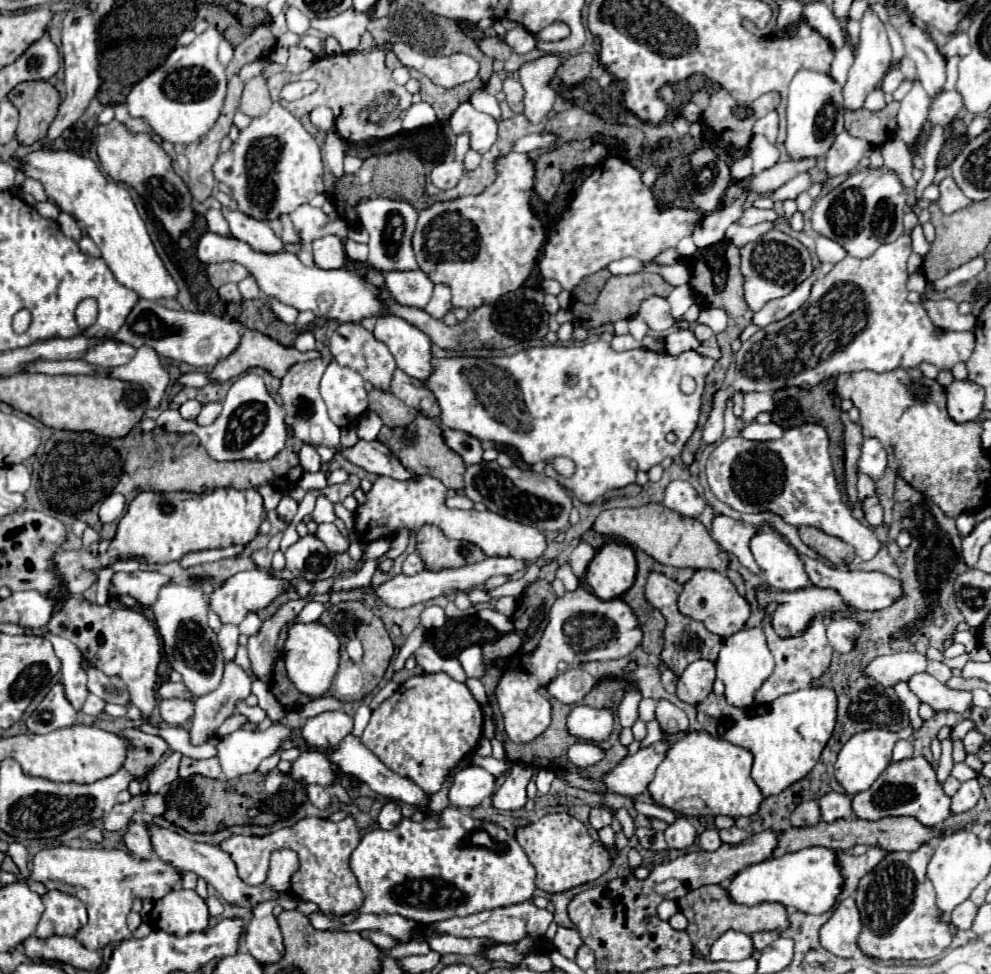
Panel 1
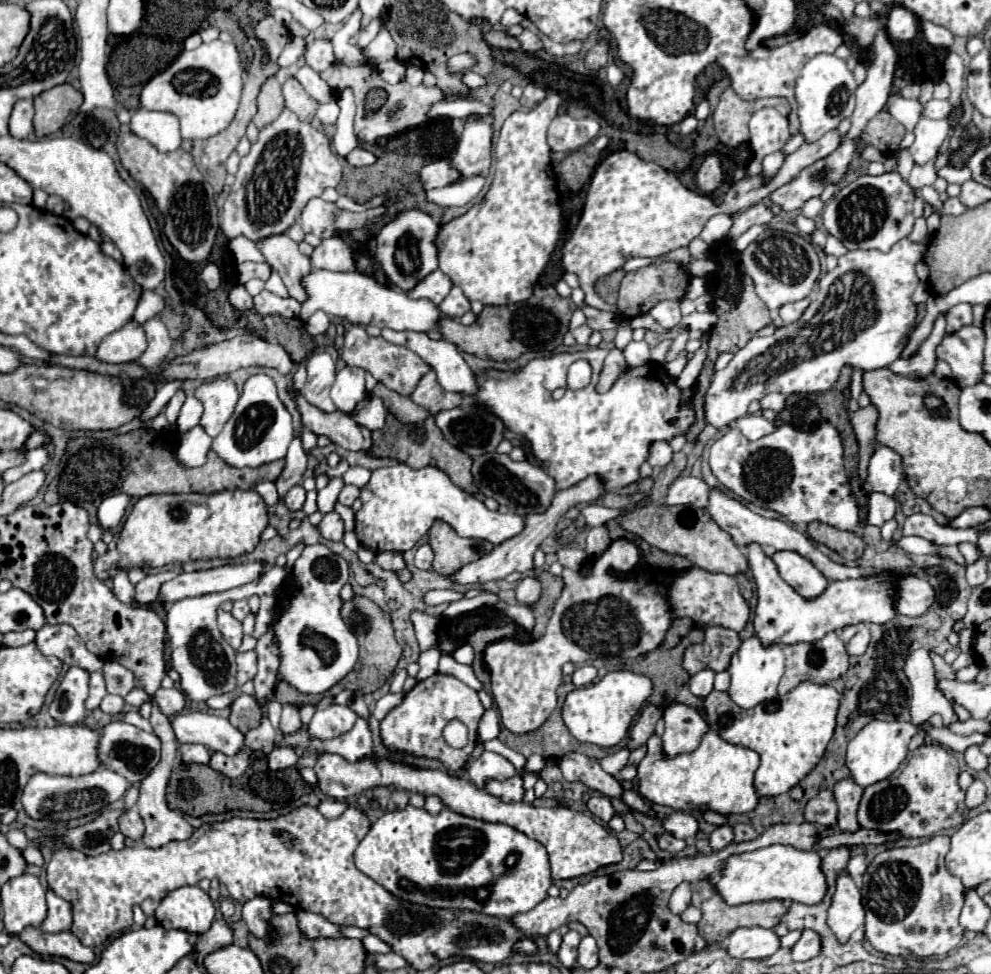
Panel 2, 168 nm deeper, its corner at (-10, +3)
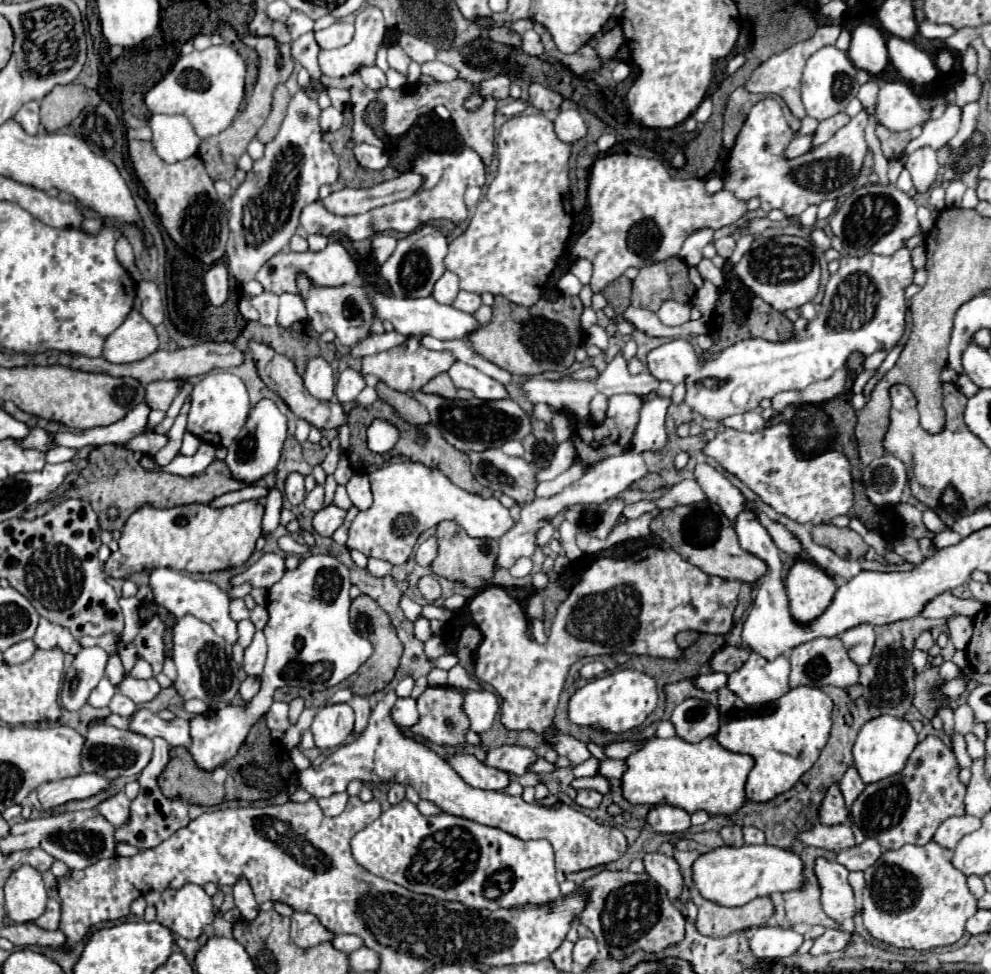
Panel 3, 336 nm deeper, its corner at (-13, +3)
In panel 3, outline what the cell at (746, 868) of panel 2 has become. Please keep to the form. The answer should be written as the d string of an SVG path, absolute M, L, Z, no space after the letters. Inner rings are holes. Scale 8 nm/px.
M772 845L718 847L710 853L700 855L694 861L692 871L700 895L726 907L746 905L756 897L800 891L800 887L804 887L804 861L800 855L792 849L780 849Z

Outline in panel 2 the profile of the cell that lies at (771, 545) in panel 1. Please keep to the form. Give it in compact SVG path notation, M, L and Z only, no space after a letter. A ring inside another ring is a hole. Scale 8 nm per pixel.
M779 551L777 555L773 555L773 561L779 569L781 579L805 599L819 597L829 585L829 581L813 567L813 563L809 563L795 551Z

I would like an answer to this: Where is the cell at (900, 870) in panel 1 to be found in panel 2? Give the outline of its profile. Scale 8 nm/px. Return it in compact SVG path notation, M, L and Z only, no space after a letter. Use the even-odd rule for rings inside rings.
M935 835L915 847L887 849L879 853L863 875L861 901L865 907L865 937L887 955L947 955L961 943L959 913L965 903L965 887L945 867L949 837Z

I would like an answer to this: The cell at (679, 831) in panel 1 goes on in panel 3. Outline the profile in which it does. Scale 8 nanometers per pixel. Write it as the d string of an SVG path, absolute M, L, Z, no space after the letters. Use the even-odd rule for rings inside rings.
M656 805L646 821L658 833L682 833L690 829L690 813L674 805Z

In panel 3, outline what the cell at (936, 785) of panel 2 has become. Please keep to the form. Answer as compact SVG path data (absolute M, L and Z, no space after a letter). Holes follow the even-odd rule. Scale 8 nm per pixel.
M928 735L910 753L906 767L878 783L866 785L852 805L852 821L866 837L876 839L884 849L900 849L906 843L926 845L938 825L950 817L966 815L966 785L958 779L960 765L952 749L936 735Z

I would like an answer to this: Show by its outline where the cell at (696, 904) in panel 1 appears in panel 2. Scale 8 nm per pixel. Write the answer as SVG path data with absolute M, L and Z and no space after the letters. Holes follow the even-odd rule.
M701 881L699 885L693 887L693 901L691 905L695 905L697 909L701 909L703 917L697 923L699 927L699 935L709 943L709 945L717 945L721 943L725 937L729 937L735 929L739 927L775 927L781 917L785 915L787 907L781 901L761 901L761 903L745 903L745 905L737 905L737 907L729 907L713 889L713 885L709 881Z

